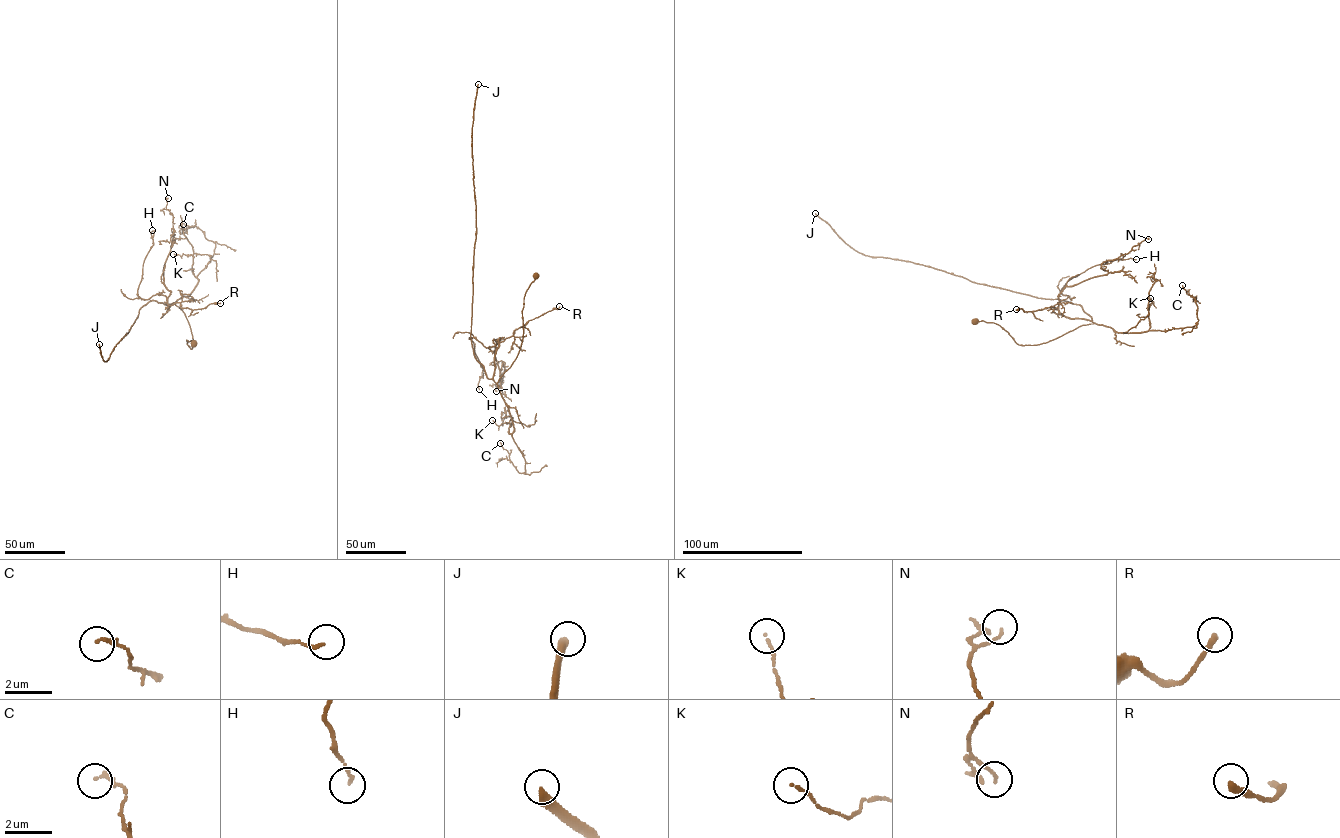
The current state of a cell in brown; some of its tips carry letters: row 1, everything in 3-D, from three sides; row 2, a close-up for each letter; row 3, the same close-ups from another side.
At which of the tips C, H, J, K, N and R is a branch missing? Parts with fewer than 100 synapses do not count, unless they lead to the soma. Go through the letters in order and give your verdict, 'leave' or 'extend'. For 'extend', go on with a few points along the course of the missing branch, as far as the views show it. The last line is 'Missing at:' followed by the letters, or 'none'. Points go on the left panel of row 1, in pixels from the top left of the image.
C: leave
H: leave
J: extend | (99, 344), (92, 335), (74, 336), (61, 341), (31, 340), (14, 346), (33, 344), (43, 335)
K: leave
N: leave
R: leave
Missing at: J

